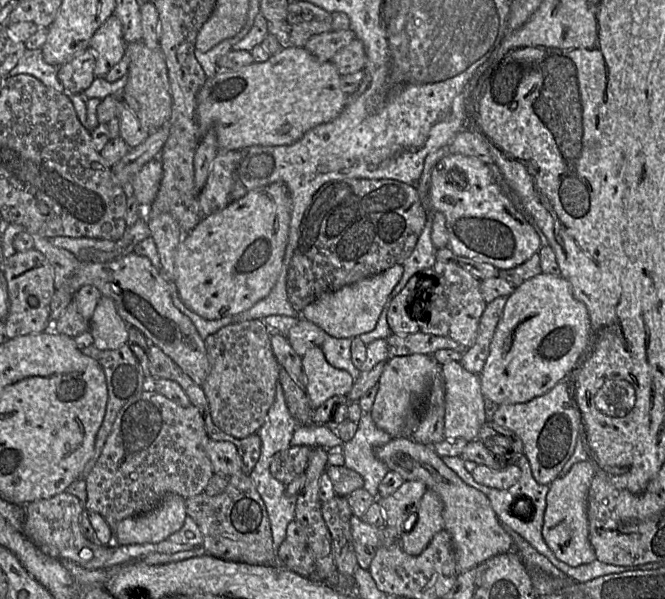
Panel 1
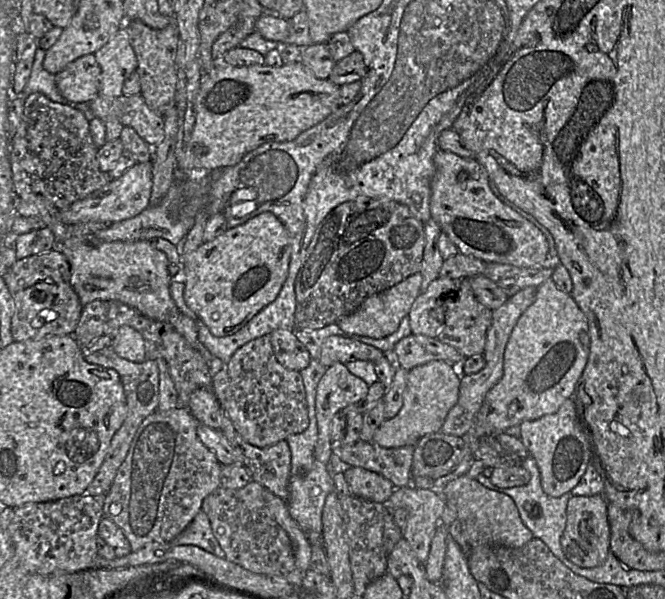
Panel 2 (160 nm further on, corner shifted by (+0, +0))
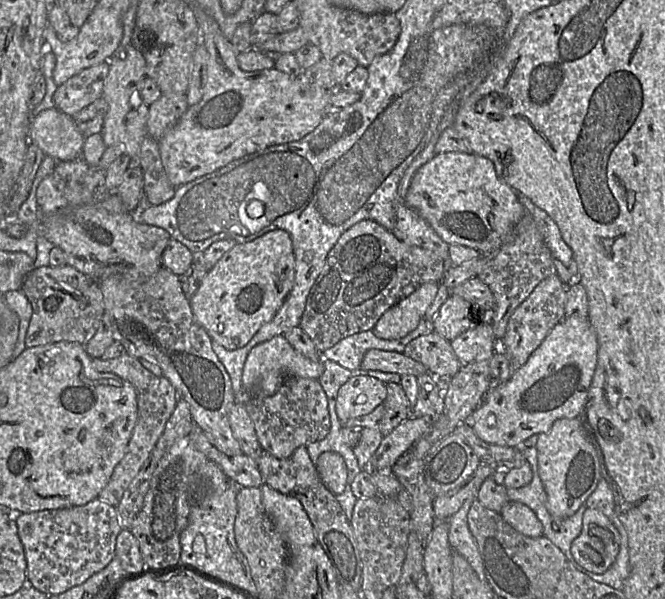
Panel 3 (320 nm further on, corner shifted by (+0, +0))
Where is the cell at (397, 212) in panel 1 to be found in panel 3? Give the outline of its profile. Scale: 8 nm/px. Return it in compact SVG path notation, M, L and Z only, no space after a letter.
M362 220L346 230L327 256L325 266L311 288L299 327L322 354L342 339L359 332L372 331L380 317L425 283L441 283L446 273L445 261L435 253L398 240L372 220Z

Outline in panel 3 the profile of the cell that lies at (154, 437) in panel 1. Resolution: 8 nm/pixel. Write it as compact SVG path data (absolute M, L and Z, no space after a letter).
M189 436L171 447L158 463L143 507L130 528L139 543L146 568L159 569L180 563L180 536L188 525L191 509L208 492L223 492L229 481L222 469L195 447Z

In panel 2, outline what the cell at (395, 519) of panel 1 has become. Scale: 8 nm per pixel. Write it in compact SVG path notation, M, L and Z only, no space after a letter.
M413 487L395 488L387 505L391 509L403 508L408 512L403 538L419 561L424 563L430 551L432 538L446 507L438 491Z

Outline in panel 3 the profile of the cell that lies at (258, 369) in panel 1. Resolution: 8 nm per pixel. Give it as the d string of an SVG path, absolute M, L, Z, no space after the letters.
M287 378L274 395L252 396L244 406L264 451L279 459L289 457L298 447L324 439L330 430L327 396L315 379Z

